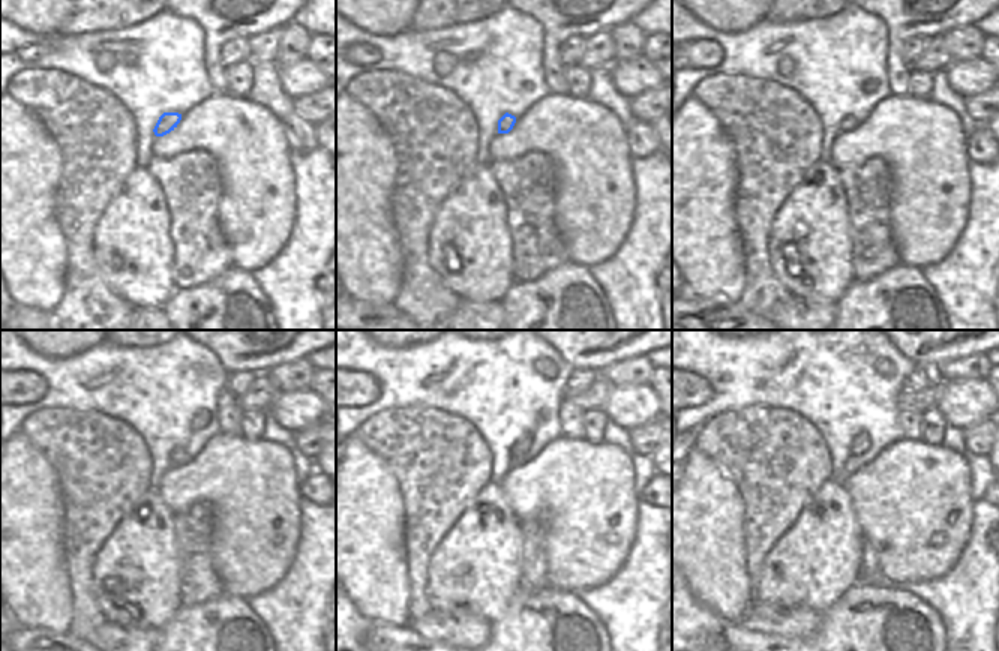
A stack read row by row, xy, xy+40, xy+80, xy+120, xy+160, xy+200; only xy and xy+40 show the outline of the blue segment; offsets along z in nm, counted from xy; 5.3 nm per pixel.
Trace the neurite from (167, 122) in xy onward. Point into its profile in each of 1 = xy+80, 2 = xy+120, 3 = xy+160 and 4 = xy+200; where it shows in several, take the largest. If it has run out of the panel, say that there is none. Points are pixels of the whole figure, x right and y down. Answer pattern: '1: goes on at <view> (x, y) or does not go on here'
1: goes on at xy+80 (849, 122)
2: goes on at xy+120 (177, 456)
3: goes on at xy+160 (521, 446)
4: goes on at xy+200 (861, 443)

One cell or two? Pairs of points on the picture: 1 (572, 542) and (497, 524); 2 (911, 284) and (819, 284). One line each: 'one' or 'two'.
1: two
2: two

